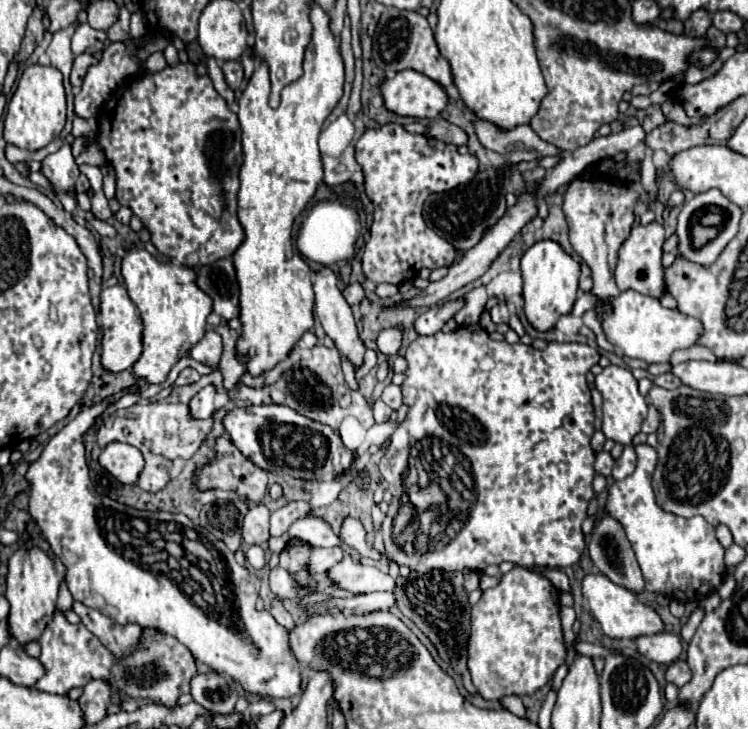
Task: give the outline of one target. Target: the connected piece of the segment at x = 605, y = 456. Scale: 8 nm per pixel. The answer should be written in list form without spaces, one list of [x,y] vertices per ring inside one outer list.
[[[600,452],[596,454],[596,462],[594,462],[594,470],[596,474],[602,474],[602,476],[610,476],[612,474],[612,466],[614,466],[614,460],[608,452]]]

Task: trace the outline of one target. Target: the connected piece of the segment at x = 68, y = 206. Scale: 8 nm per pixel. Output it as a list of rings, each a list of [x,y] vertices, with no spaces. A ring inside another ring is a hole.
[[[64,144],[58,152],[44,160],[44,174],[54,184],[54,192],[60,198],[64,210],[72,213],[77,206],[77,201],[70,196],[70,190],[74,190],[74,182],[80,170],[72,158],[71,146]]]

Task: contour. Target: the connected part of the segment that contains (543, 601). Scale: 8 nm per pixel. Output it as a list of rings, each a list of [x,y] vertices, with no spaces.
[[[514,566],[472,606],[468,670],[484,700],[500,702],[504,696],[534,694],[552,680],[558,666],[564,664],[564,656],[560,594],[540,572]]]

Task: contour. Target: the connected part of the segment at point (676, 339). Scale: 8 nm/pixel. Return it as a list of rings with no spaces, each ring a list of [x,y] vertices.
[[[626,290],[612,298],[612,312],[602,318],[602,328],[606,338],[620,346],[626,356],[640,358],[648,364],[668,362],[676,350],[686,350],[698,342],[702,334],[702,322],[680,314],[678,310],[664,308],[656,298],[642,296],[634,290]]]

